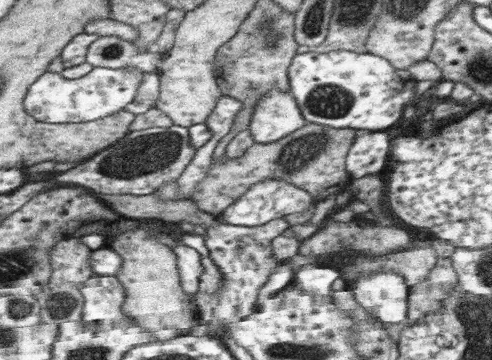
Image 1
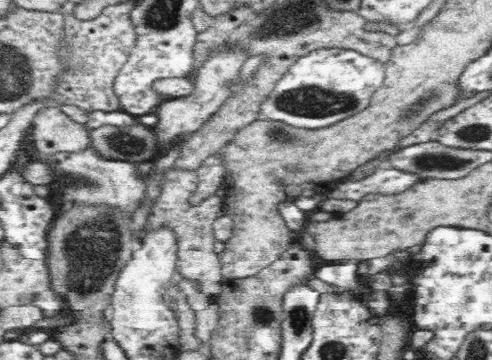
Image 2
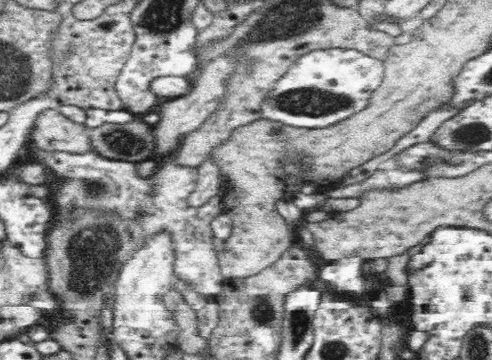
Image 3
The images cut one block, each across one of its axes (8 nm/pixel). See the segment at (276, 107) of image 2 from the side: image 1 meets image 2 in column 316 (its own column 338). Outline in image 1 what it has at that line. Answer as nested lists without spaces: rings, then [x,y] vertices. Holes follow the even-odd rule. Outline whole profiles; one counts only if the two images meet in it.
[[[303,50],[299,56],[289,66],[289,92],[293,94],[303,118],[307,124],[321,124],[327,128],[343,130],[343,128],[353,128],[353,130],[369,130],[369,132],[381,132],[389,126],[393,126],[399,118],[403,118],[405,106],[413,100],[415,94],[415,80],[407,70],[397,70],[391,66],[381,56],[367,54],[367,52],[347,52],[347,50],[337,50],[337,52],[313,52],[313,50]]]

